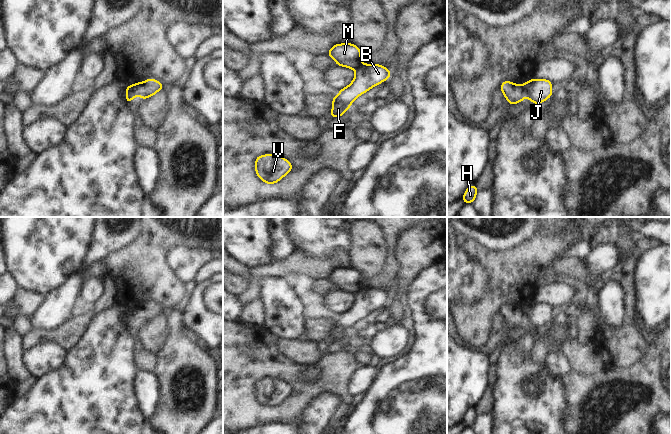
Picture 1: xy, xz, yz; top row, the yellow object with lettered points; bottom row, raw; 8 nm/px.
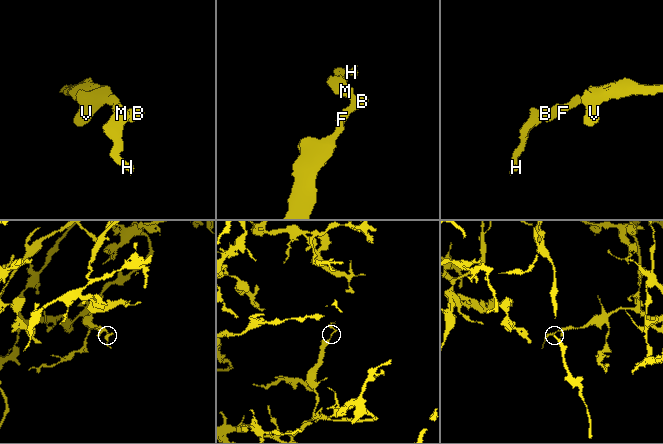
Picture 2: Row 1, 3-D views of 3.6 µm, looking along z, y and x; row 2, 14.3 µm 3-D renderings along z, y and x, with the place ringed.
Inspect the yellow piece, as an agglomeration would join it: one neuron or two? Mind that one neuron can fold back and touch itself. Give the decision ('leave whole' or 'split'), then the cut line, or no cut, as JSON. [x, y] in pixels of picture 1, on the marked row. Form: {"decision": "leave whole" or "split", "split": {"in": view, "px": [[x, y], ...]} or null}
{"decision": "split", "split": {"in": "yz", "px": [[521, 86], [524, 97]]}}

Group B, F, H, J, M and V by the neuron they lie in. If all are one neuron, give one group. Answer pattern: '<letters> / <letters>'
B F J V / H M

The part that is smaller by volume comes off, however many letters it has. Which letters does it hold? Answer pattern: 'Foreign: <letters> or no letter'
Foreign: H, M

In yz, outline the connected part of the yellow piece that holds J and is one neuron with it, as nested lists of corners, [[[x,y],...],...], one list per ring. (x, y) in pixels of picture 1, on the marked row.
[[[531,79],[522,85],[524,98],[536,105],[546,101],[552,94],[552,82],[546,79]]]

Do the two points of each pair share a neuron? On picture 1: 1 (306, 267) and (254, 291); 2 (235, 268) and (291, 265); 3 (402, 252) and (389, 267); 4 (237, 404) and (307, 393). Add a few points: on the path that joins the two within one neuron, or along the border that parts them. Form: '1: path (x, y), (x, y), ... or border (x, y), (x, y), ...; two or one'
1: path (291, 266), (282, 266), (264, 271), (259, 276); one
2: border (250, 269), (252, 279), (249, 282); two
3: border (399, 237), (395, 245), (399, 266), (395, 277); two
4: path (254, 413), (286, 413), (290, 409); one

